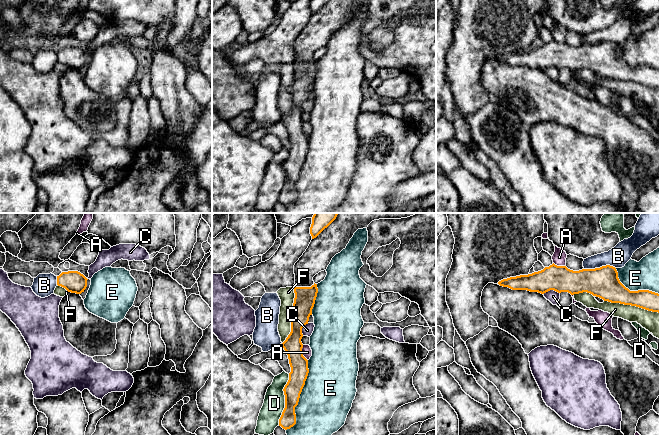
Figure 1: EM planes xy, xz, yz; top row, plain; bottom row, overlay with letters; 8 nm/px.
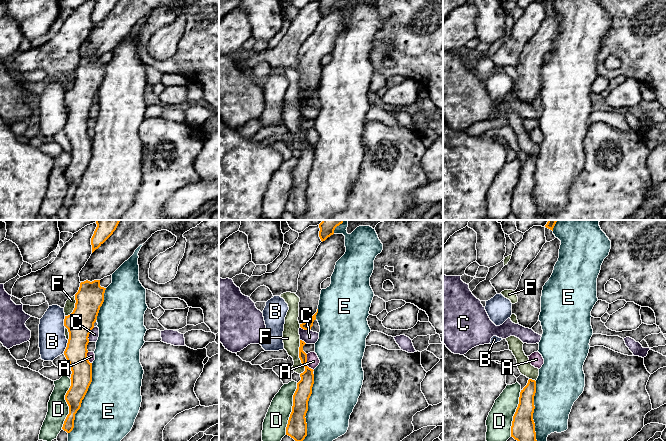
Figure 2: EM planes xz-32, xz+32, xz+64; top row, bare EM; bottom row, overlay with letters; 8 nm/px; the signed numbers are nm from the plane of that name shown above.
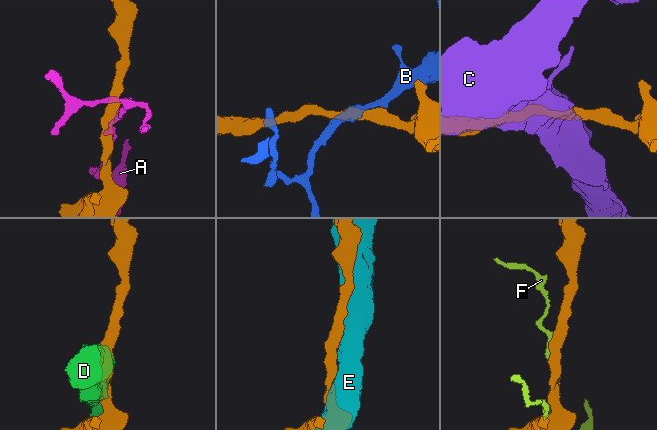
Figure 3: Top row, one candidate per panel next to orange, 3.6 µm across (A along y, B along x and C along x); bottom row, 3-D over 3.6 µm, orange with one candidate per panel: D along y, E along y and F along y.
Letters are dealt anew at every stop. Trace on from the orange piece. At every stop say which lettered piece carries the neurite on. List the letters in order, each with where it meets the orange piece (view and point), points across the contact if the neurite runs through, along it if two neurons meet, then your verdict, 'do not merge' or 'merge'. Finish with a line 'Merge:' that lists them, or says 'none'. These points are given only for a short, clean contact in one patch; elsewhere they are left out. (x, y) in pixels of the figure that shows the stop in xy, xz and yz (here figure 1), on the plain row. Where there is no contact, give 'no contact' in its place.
A: meets orange in xz at (302, 129); border along xz (302, 121), (302, 131), (307, 136); do not merge
B: meets orange in yz at (600, 43); do not merge
C: meets orange in yz at (551, 65); border along yz (559, 68), (548, 66), (543, 70); do not merge
D: meets orange in xz at (285, 176); do not merge
E: meets orange in xz at (299, 172); do not merge
F: meets orange in xz at (288, 91); do not merge
Merge: none

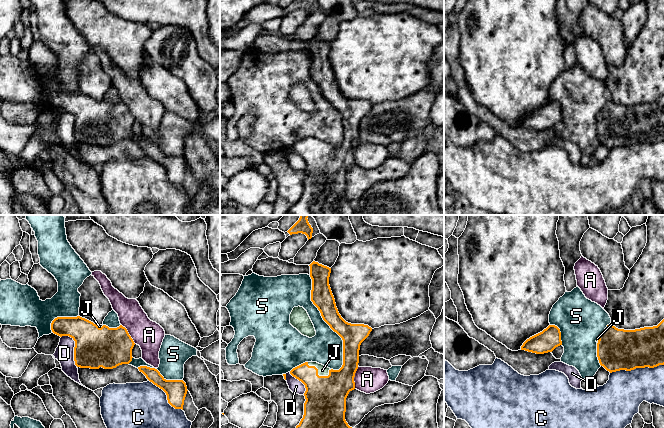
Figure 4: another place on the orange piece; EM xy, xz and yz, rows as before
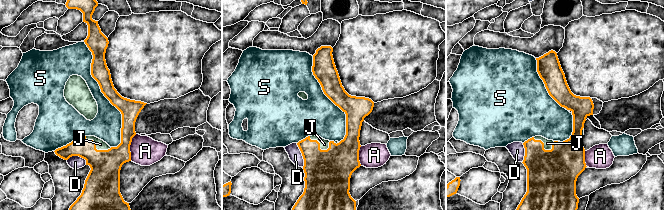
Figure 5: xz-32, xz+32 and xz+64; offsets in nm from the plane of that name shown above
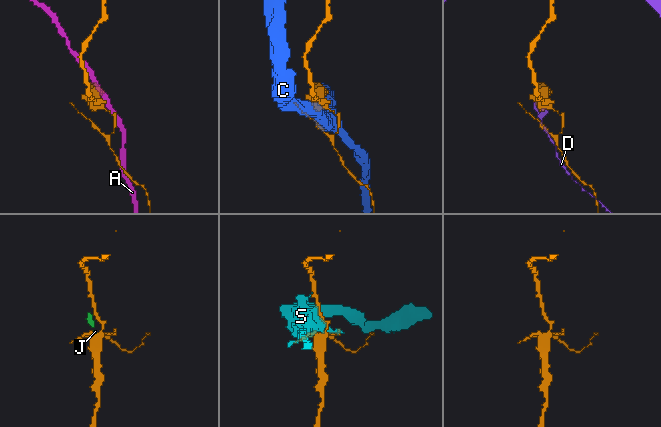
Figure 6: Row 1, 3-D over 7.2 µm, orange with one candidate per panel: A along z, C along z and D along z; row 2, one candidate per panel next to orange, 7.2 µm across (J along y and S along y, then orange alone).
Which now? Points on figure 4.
A: meets orange in xz at (354, 152); do not merge
C: meets orange in yz at (636, 143); do not merge
D: meets orange in xy at (74, 124); do not merge
J: meets orange in xz at (317, 148); runs through xz (325, 172), (317, 148), (322, 146); merge
S: meets orange in xz at (326, 98); do not merge
Merge: J

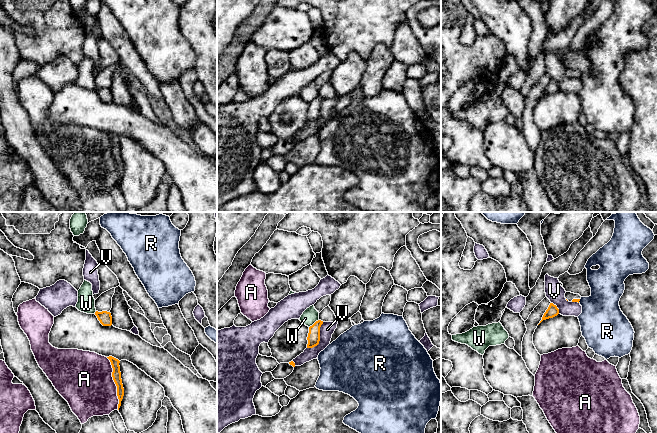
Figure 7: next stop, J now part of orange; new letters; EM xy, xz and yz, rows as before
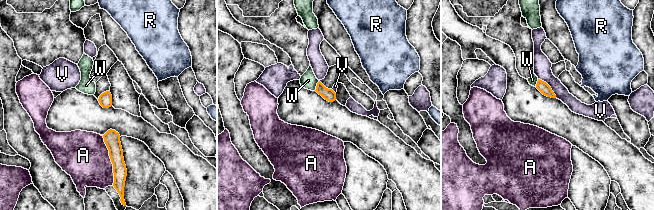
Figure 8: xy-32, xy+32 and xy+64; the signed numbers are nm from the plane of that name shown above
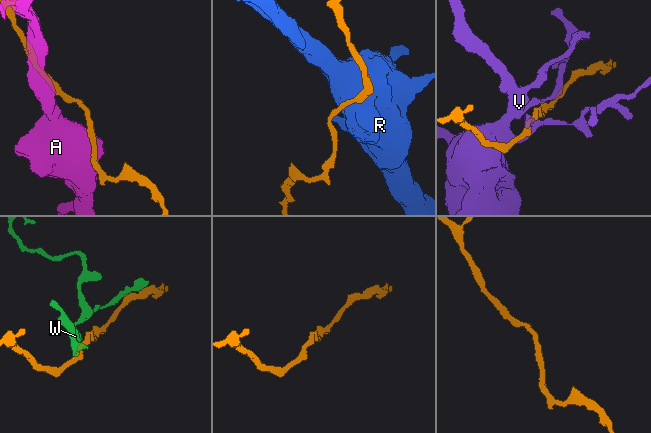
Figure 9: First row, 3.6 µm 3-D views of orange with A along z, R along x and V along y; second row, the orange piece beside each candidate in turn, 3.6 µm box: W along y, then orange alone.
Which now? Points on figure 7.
A: meets orange in xy at (115, 159); border along xy (106, 133), (112, 144), (112, 155), (116, 162), (118, 185); do not merge
R: meets orange in yz at (579, 76); border along yz (580, 75), (578, 78); do not merge
V: meets orange in xz at (319, 114); do not merge
W: meets orange in xz at (314, 99); border along xz (318, 95), (309, 103); do not merge
Merge: none

